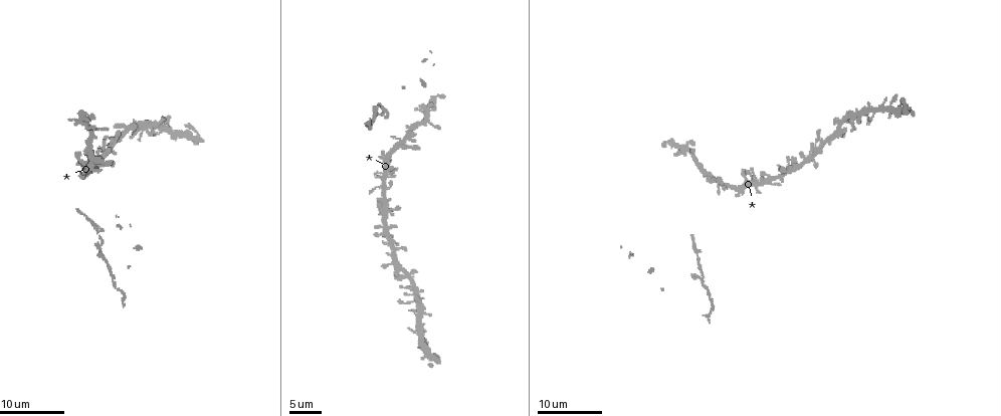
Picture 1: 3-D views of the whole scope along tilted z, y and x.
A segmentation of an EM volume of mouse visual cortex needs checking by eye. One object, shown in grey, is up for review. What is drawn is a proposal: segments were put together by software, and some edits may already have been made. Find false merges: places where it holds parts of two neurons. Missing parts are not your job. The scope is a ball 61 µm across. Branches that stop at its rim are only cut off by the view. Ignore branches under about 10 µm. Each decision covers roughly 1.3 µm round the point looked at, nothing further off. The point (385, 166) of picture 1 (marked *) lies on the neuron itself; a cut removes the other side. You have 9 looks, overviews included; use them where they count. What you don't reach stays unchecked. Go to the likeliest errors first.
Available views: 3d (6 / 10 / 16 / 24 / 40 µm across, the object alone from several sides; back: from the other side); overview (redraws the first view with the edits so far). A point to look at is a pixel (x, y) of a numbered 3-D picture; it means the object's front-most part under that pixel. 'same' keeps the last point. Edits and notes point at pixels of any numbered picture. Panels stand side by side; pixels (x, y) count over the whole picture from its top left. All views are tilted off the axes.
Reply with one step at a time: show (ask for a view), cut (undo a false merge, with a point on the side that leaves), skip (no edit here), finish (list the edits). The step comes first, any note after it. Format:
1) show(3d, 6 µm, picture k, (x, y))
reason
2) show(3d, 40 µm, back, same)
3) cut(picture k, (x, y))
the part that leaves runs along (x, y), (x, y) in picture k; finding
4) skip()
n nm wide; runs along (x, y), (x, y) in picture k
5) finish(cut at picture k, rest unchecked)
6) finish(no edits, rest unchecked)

show(3d, 24 µm, picture 1, (701, 274))
thin neck

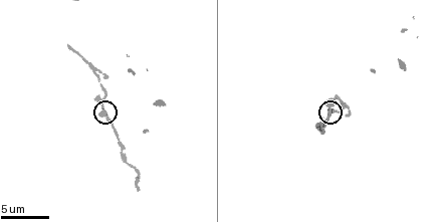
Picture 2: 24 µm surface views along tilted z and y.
show(3d, 10 µm, same)

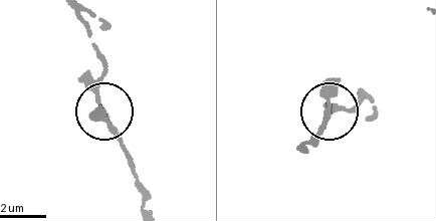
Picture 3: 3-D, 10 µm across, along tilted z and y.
show(3d, 6 µm, same)

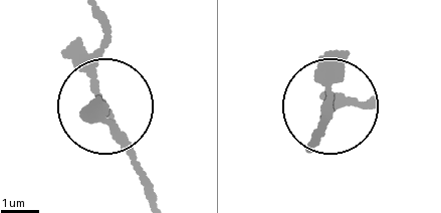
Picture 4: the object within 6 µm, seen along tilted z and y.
skip()
100 nm wide; one neuron here

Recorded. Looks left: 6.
show(3d, 24 µm, picture 1, (402, 141))
looks like a crossing

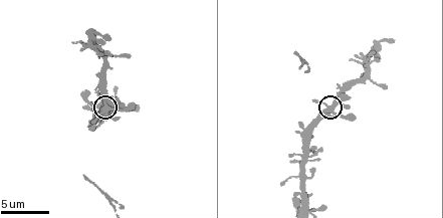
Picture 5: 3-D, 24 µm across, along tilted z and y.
show(3d, 6 µm, picture 5, (330, 107))

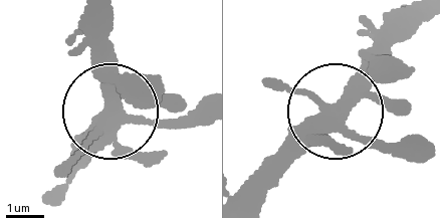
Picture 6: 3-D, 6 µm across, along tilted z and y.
skip()
350 nm wide; runs along (241, 205), (386, 50) in picture 6; all the same neuron

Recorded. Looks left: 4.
show(3d, 6 µm, picture 5, (98, 187))

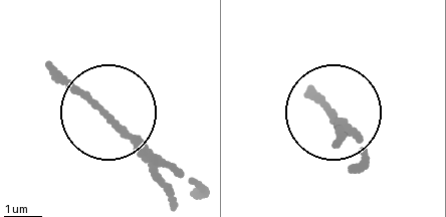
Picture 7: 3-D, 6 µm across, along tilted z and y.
show(3d, 6 µm, back, picture 7, (112, 120))

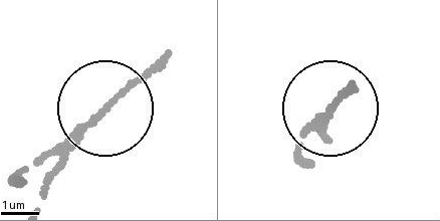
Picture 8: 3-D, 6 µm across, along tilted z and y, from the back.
skip()
one neuron here

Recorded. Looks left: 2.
show(3d, 24 µm, picture 1, (833, 138))
calibre changes

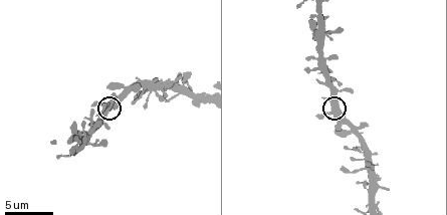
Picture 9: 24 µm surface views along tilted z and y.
show(3d, 6 µm, picture 9, (335, 107))

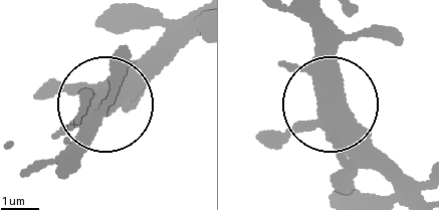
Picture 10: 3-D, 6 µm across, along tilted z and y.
skip()
one neuron here

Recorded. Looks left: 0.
finish(no edits, rest unchecked)

